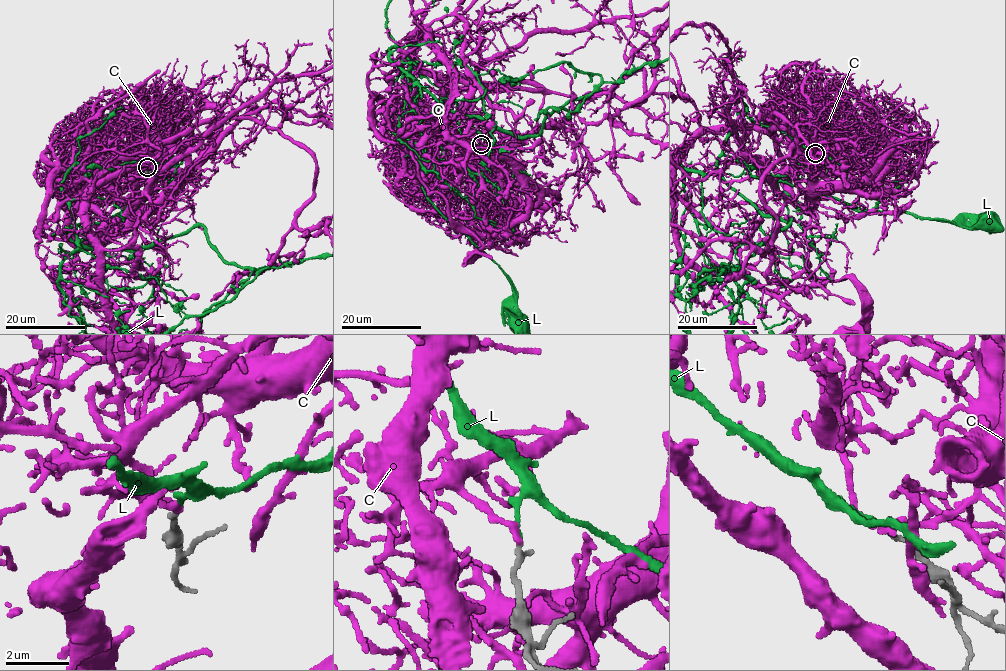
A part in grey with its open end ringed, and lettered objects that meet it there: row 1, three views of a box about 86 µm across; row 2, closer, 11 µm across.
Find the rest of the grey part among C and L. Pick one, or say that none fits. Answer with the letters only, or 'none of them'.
L

